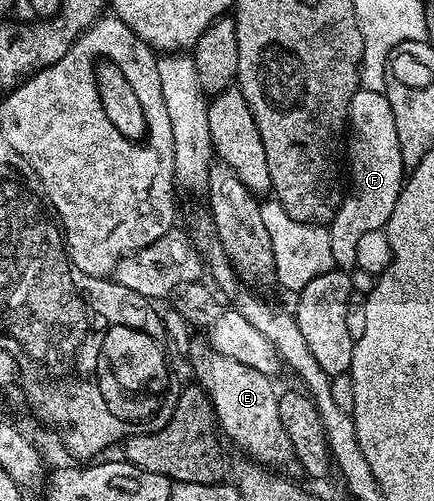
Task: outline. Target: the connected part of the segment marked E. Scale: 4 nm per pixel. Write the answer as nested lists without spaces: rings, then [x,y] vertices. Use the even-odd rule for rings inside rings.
[[[199,338],[188,348],[188,362],[195,376],[195,383],[202,387],[214,410],[215,421],[221,430],[248,455],[251,461],[285,475],[299,473],[298,461],[292,442],[278,419],[279,402],[273,379],[246,364],[237,363],[216,352],[205,339]]]

